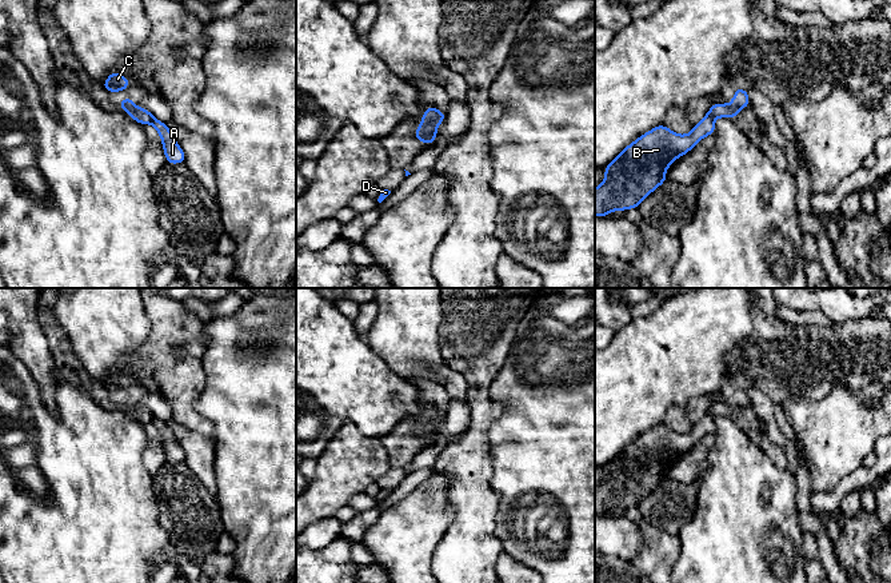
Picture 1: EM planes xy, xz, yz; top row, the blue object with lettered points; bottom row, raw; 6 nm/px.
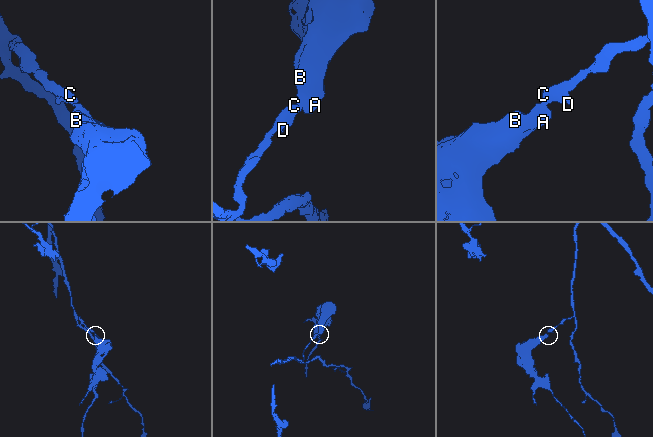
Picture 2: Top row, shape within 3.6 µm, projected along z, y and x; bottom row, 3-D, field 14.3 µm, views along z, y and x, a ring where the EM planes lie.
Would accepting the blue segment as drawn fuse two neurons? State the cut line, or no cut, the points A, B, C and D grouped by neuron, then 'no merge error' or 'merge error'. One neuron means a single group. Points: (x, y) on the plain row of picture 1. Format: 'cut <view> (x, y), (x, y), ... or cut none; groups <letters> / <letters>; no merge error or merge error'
cut xz (422, 422), (430, 423), (436, 428); groups A B / C D; merge error

